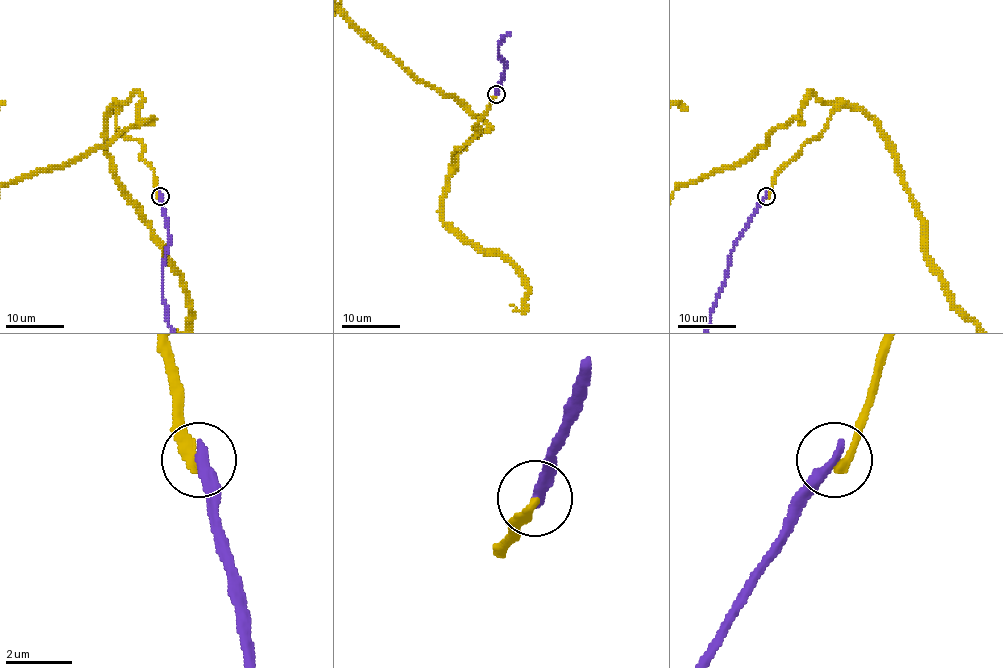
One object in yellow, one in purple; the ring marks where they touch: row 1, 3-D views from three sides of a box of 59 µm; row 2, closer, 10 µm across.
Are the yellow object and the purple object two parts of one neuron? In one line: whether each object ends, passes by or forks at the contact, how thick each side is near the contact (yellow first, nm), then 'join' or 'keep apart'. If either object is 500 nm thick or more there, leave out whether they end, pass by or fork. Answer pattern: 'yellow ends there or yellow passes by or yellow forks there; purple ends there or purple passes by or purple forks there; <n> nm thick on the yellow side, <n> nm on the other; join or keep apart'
yellow ends there; purple ends there; 280 nm thick on the yellow side, 360 nm on the other; keep apart

